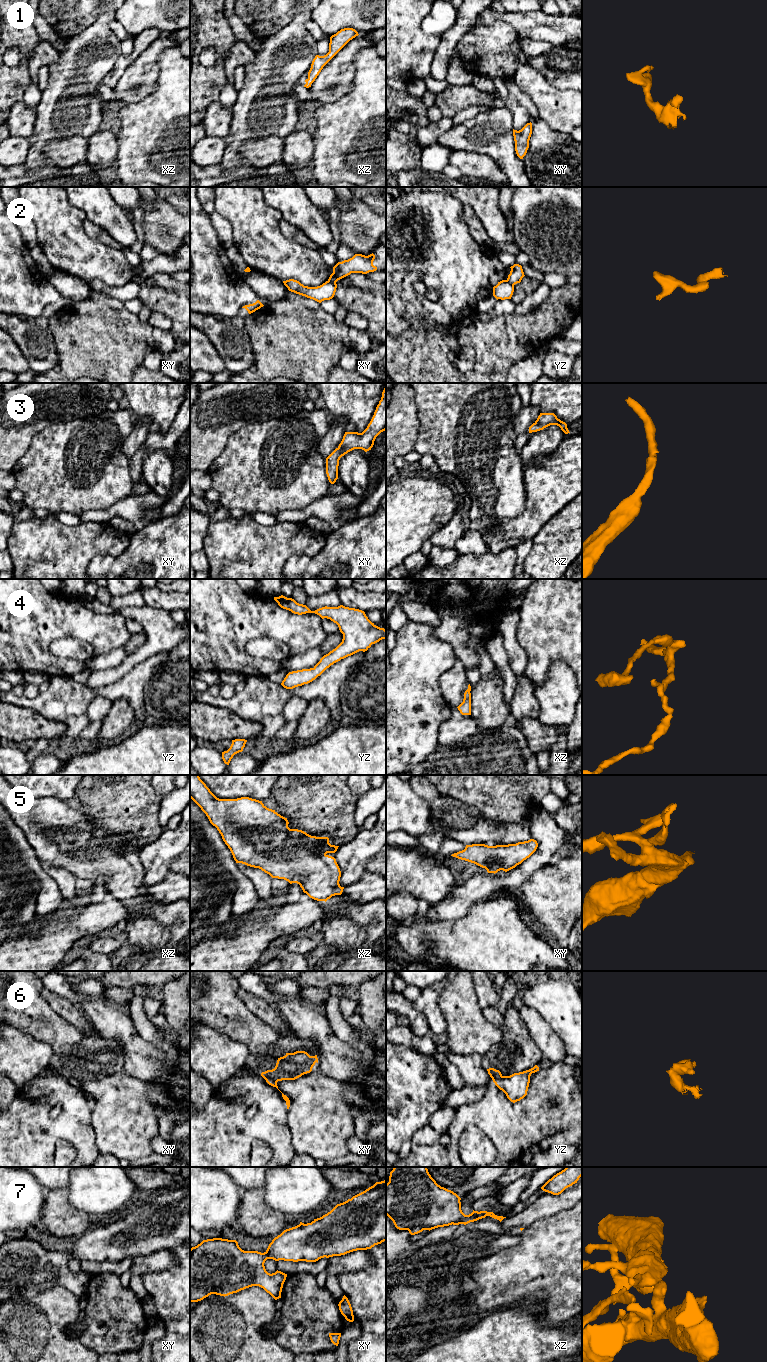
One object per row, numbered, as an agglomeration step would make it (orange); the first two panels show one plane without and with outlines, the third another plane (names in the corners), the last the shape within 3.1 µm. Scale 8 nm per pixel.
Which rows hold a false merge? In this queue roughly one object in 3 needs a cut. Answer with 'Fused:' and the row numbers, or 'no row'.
Fused: 2, 6

